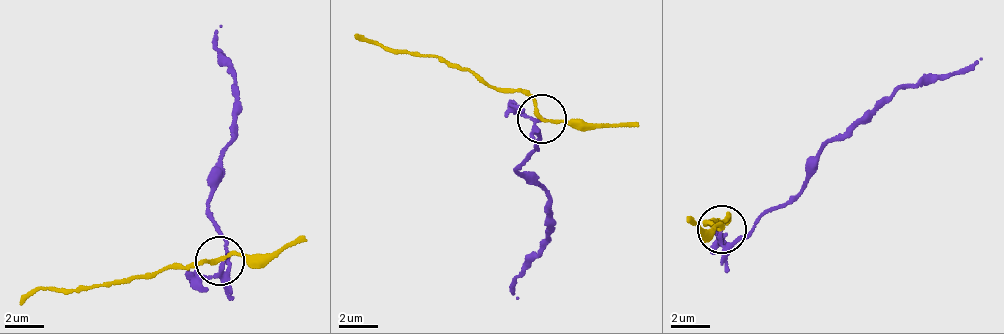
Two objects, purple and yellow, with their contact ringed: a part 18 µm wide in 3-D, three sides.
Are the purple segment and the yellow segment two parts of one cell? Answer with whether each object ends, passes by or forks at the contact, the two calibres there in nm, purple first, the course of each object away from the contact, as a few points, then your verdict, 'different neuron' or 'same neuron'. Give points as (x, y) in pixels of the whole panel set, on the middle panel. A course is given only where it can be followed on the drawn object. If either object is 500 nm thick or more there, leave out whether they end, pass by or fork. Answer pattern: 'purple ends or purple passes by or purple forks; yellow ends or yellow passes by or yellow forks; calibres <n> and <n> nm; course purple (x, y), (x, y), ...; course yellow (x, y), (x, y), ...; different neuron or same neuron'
purple passes by; yellow passes by; calibres 130 and 180 nm; course purple (540, 117), (520, 171), (530, 170), (546, 192), (553, 230), (516, 279), (518, 299); course yellow (540, 117), (533, 101), (520, 93), (493, 90), (431, 55), (376, 45), (356, 33); different neuron

